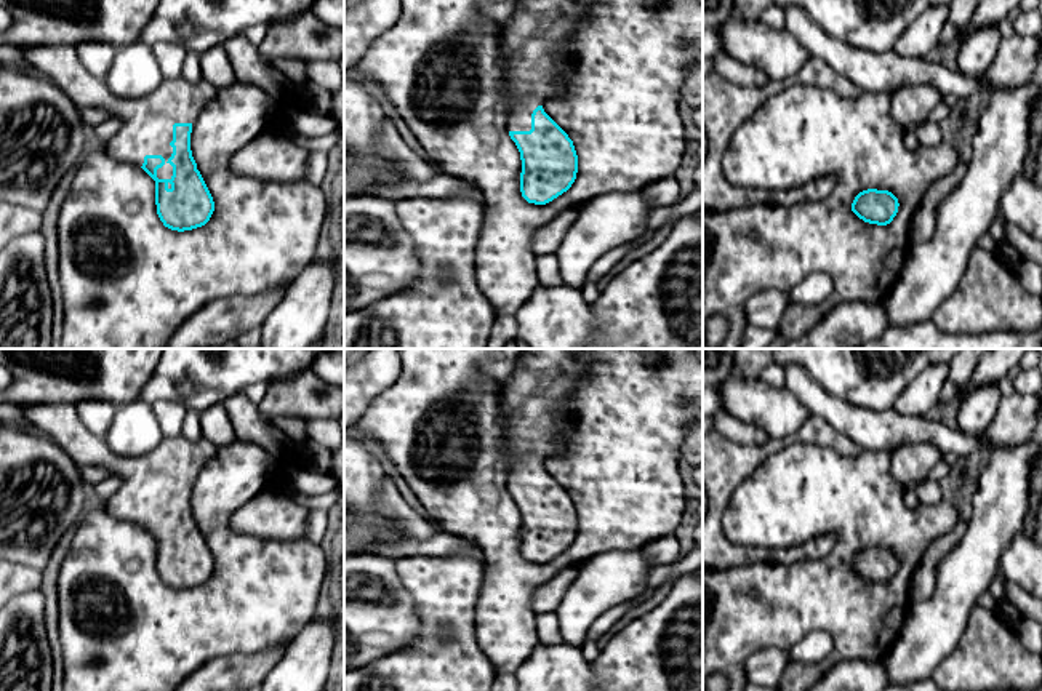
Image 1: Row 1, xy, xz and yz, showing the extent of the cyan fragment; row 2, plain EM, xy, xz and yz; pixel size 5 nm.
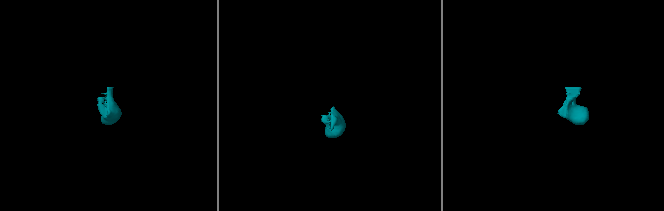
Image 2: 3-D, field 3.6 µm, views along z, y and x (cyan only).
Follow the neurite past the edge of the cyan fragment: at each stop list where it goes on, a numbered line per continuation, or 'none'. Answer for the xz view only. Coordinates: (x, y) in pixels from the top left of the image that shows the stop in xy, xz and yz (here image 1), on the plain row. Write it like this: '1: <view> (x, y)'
1: xz (535, 399)

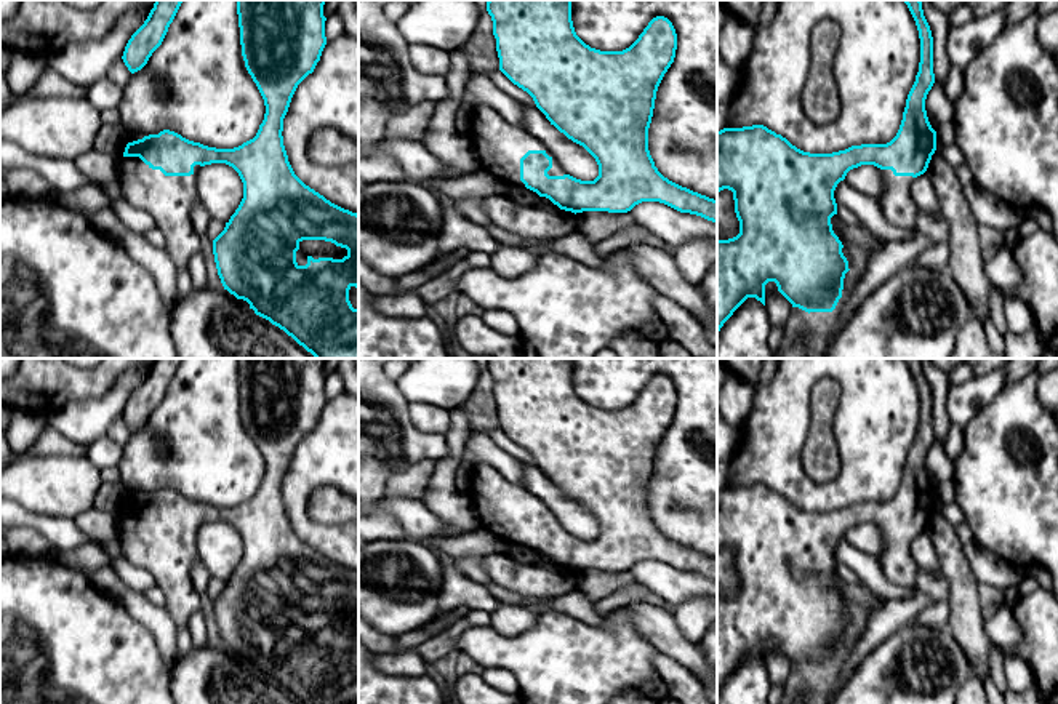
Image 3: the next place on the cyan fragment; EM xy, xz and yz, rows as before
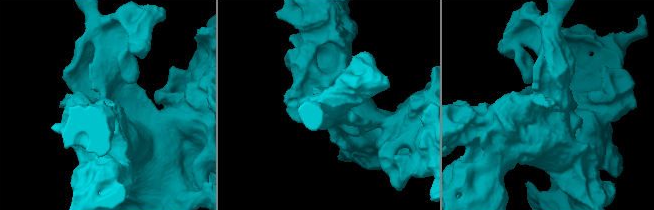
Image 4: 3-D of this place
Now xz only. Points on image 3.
1: xz (498, 503)

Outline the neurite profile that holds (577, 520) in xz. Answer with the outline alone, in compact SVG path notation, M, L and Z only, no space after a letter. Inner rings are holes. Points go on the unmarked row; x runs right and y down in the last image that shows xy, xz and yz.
M523 464L523 486L546 502L567 533L581 539L594 539L599 534L595 517L560 491L538 466Z

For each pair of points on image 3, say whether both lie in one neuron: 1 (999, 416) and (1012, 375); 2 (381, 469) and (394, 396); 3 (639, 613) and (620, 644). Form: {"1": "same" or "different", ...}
{"1": "different", "2": "same", "3": "different"}

